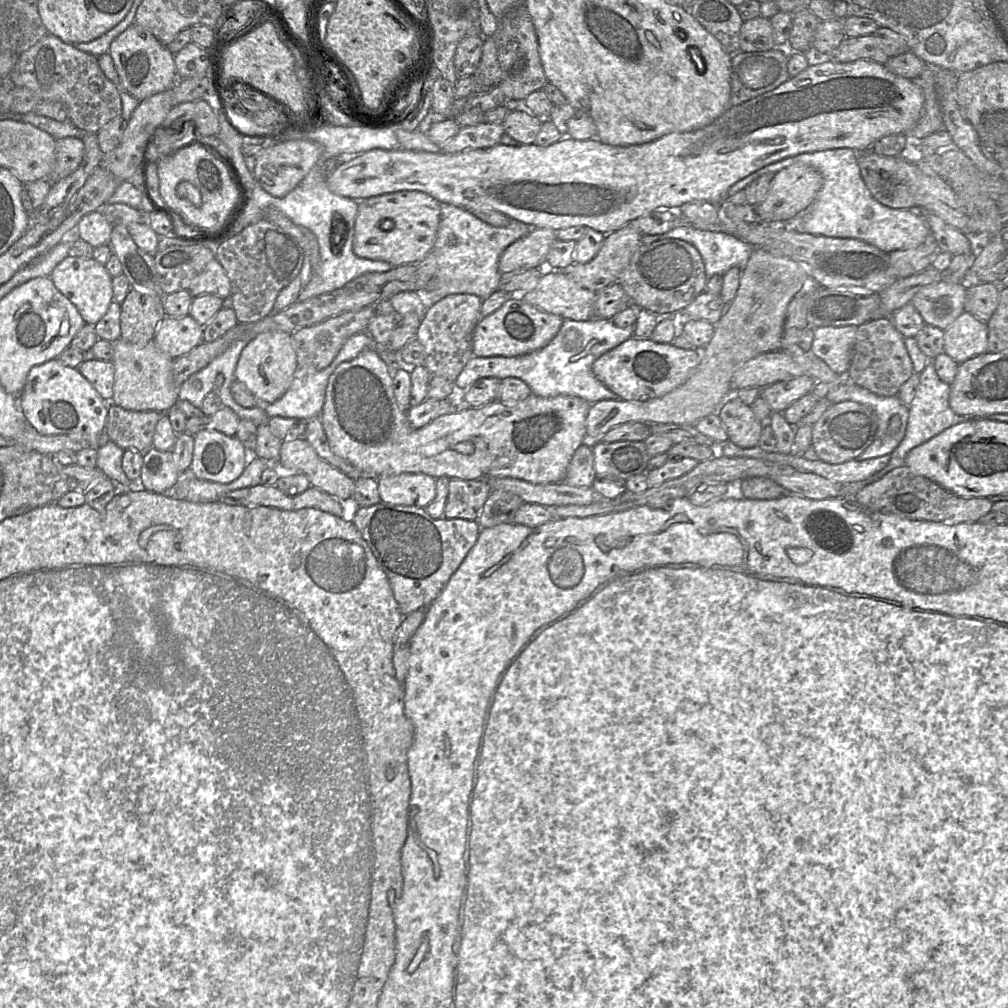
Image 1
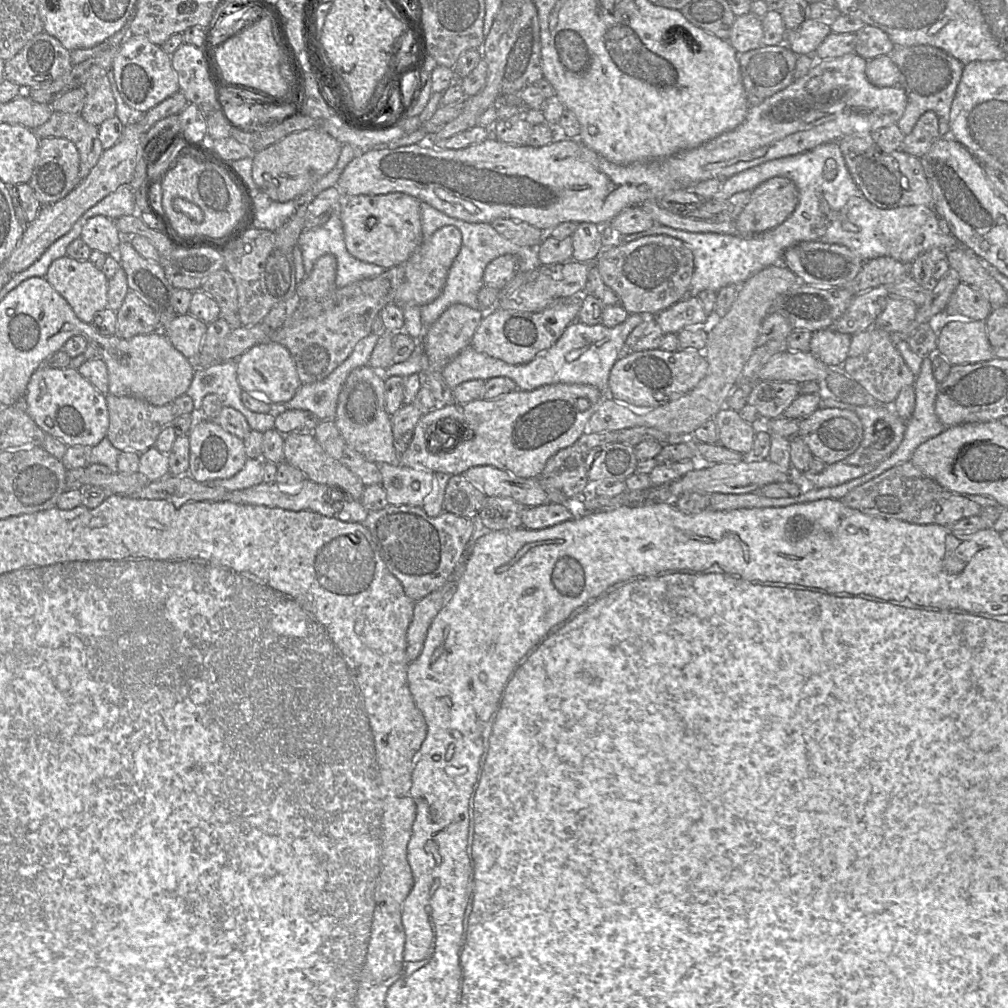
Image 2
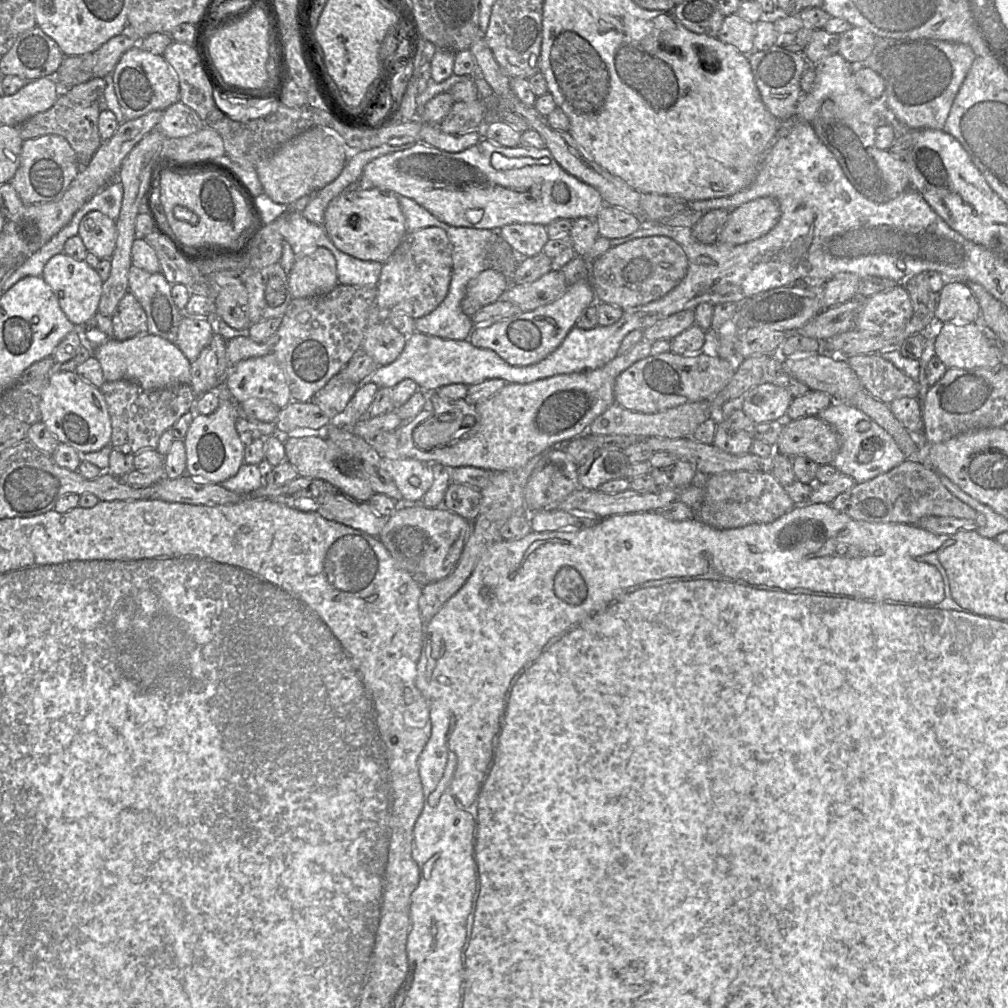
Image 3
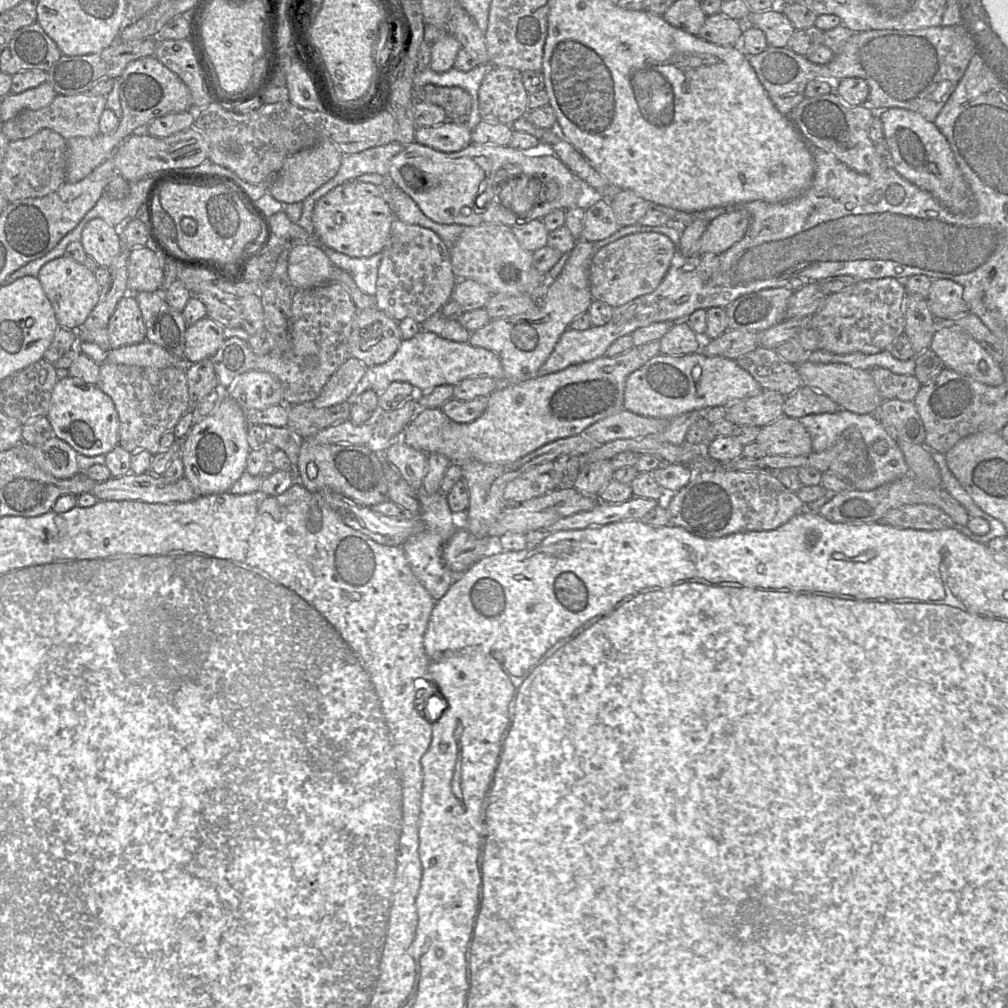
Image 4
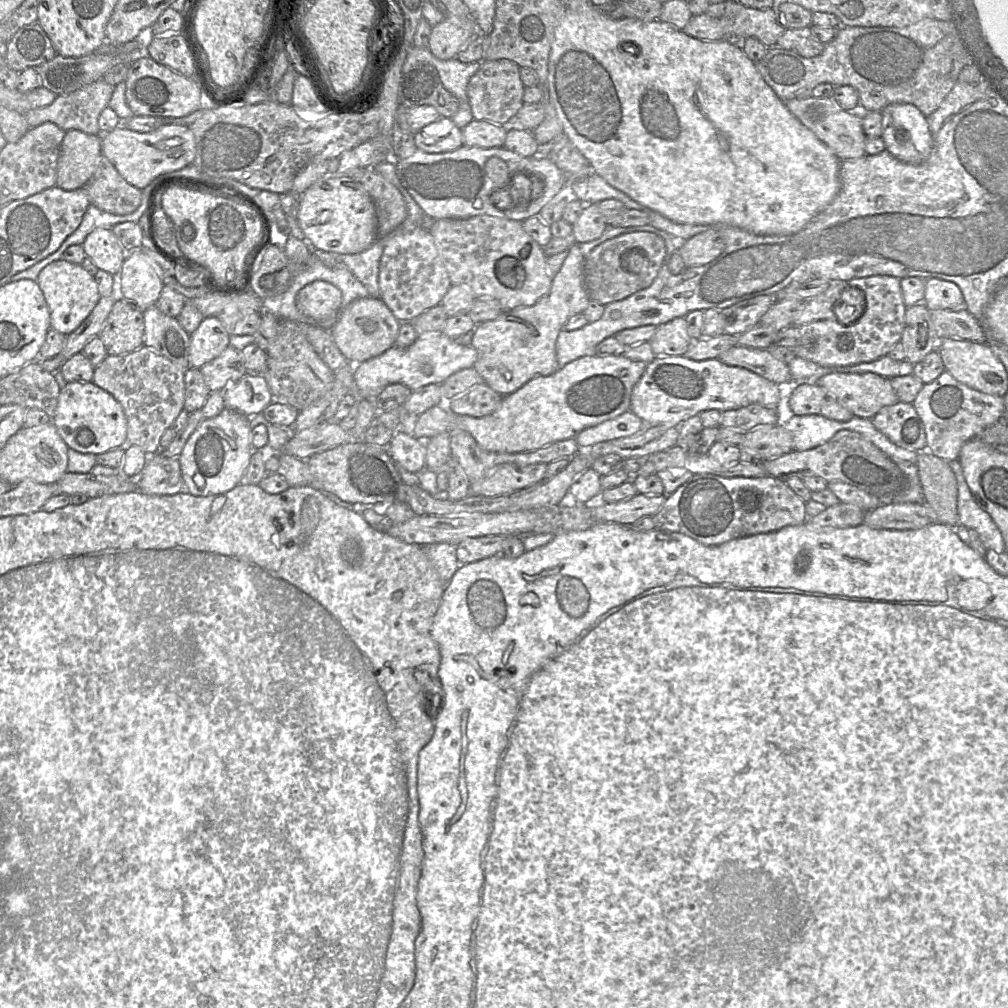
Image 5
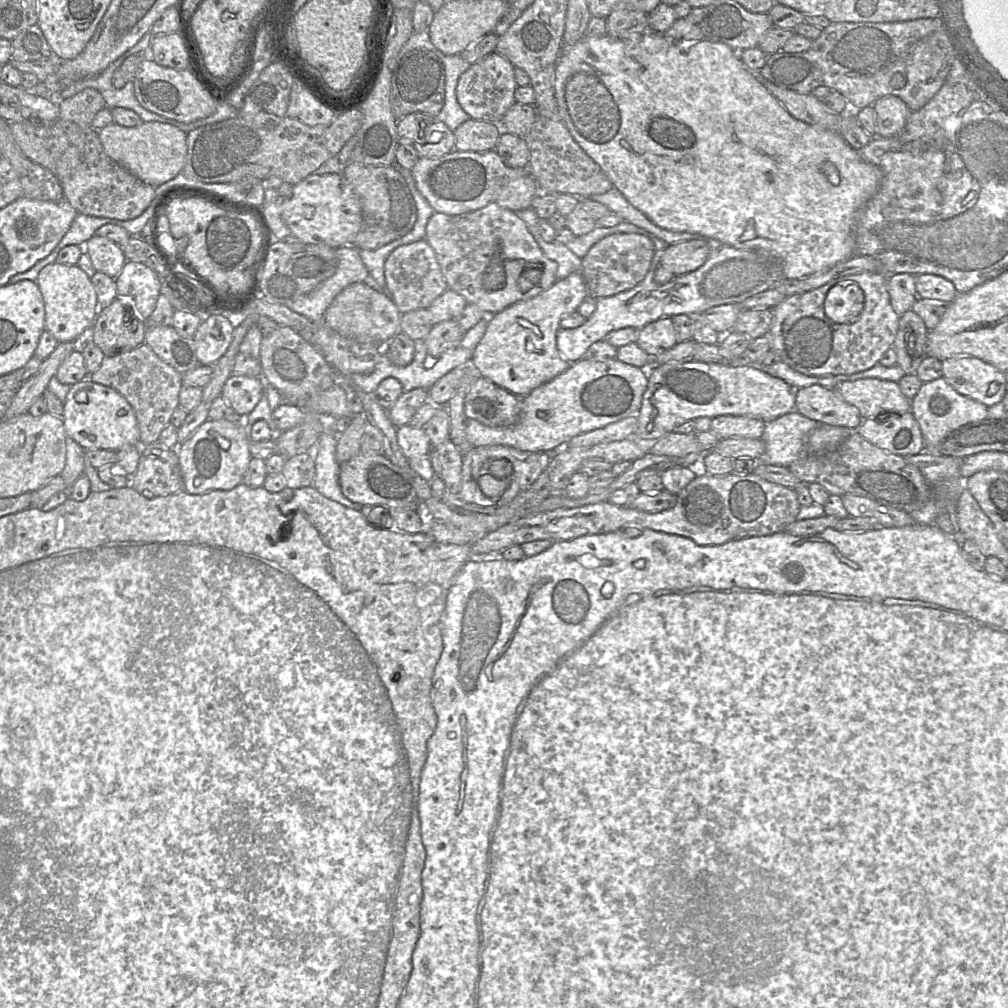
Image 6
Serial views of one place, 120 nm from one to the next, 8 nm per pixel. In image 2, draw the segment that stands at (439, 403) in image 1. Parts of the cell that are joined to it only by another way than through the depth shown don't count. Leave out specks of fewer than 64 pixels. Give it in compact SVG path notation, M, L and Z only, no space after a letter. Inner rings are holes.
M414 404L402 405L402 407L391 415L393 430L393 446L398 454L403 454L409 447L414 428L424 412Z

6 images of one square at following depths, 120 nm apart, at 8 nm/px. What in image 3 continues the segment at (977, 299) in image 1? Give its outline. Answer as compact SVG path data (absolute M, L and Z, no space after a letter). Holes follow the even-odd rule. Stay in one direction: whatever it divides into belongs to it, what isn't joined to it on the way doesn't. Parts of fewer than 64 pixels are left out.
M951 280L937 294L935 317L942 322L980 321L981 308L965 282Z

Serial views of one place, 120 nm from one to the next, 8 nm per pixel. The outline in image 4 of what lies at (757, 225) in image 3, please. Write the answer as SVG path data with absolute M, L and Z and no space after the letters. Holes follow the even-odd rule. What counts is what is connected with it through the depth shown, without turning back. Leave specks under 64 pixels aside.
M733 211L713 219L700 239L699 253L725 252L743 238L749 225L750 217L745 211Z

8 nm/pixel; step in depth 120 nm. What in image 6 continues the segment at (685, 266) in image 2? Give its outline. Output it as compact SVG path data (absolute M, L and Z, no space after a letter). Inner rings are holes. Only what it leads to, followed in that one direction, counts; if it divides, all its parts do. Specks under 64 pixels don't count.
M620 233L604 237L581 259L589 296L594 299L610 297L634 288L648 273L653 256L653 242L643 235Z

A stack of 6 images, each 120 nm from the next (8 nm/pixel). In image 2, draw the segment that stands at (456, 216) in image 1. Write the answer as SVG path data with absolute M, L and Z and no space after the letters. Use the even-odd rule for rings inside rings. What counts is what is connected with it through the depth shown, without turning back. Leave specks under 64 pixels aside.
M421 202L420 219L424 241L441 227L455 226L462 235L461 248L455 257L442 293L433 302L421 306L421 321L425 328L432 325L439 316L453 304L464 304L471 308L479 308L478 292L484 286L483 275L486 266L505 254L514 255L519 261L519 271L533 274L541 266L537 247L520 246L500 235L489 223L469 223L450 217L431 205Z

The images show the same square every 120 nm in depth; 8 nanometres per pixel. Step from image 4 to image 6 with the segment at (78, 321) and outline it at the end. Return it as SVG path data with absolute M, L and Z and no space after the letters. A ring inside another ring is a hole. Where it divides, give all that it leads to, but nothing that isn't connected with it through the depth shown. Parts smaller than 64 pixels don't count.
M53 262L43 267L36 283L44 301L45 329L59 343L82 340L98 315L98 300L91 278L76 265Z

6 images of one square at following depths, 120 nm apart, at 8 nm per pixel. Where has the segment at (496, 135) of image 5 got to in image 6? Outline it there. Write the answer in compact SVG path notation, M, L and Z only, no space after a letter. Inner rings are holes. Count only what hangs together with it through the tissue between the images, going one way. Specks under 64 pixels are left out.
M470 118L453 132L455 150L474 152L493 150L501 132L498 123Z

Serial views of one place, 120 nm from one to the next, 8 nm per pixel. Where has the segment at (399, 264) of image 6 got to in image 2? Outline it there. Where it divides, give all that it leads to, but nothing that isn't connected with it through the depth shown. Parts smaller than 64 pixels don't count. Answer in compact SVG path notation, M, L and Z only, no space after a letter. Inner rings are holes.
M444 226L436 230L429 239L405 261L405 276L394 295L393 304L423 306L433 302L442 293L449 269L458 255L462 243L461 232L455 226Z

